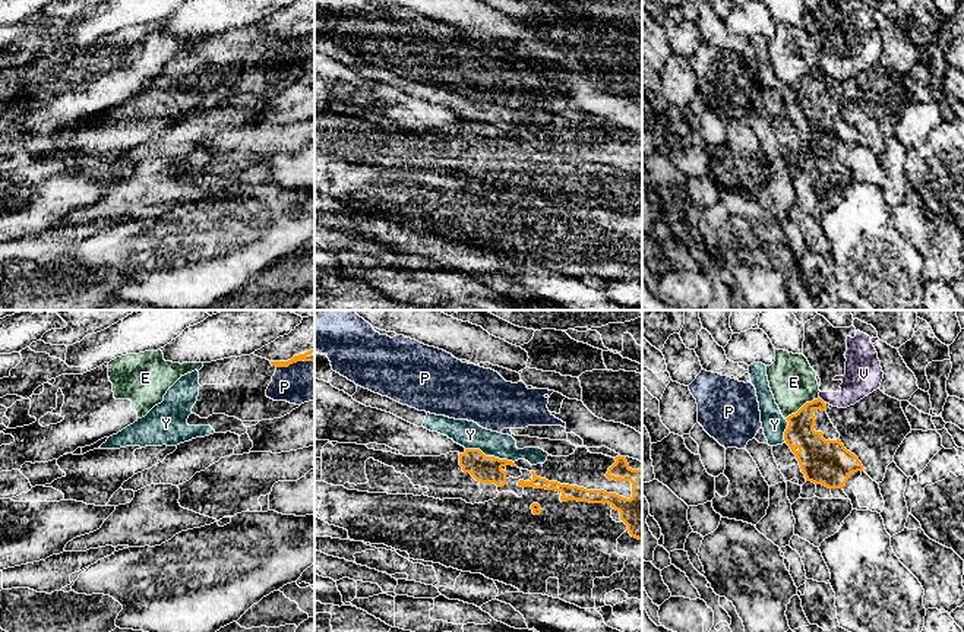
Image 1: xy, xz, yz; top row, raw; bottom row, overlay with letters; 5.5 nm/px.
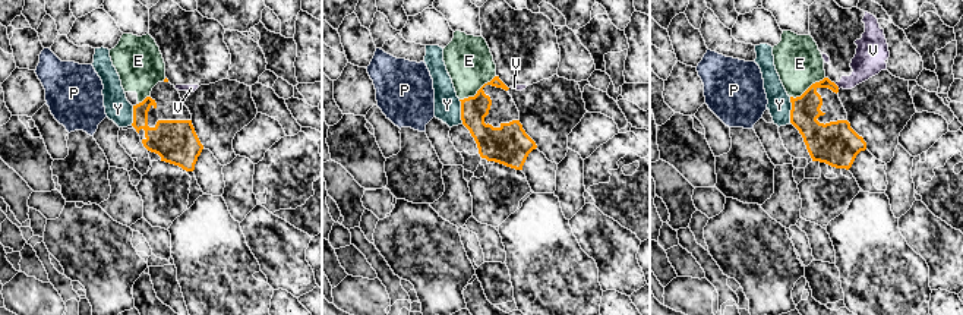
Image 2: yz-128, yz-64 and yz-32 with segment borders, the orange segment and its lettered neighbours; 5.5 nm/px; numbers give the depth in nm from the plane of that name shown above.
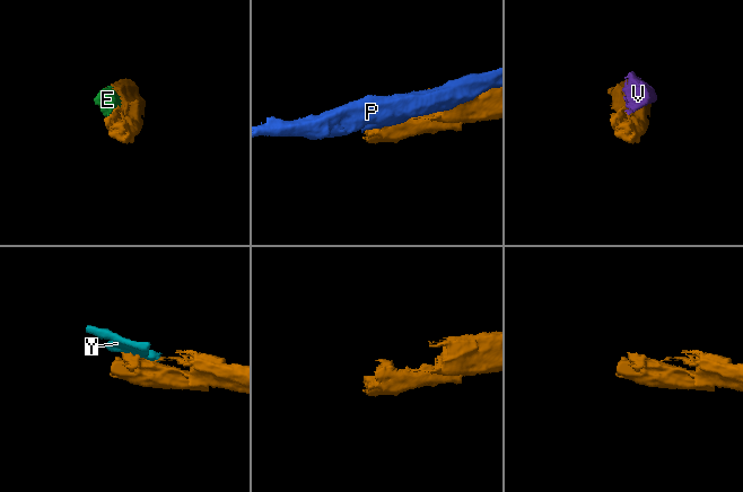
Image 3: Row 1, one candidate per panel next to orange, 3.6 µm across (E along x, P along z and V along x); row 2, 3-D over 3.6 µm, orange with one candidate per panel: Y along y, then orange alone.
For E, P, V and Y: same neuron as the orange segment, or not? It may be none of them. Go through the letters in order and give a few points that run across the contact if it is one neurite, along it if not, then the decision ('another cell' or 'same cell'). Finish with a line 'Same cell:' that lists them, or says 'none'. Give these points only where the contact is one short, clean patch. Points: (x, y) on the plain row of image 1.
E: line yz (818, 69), (806, 73), (786, 91); another cell
P: another cell
V: line yz (819, 69), (824, 75); another cell
Y: same cell
Same cell: Y

